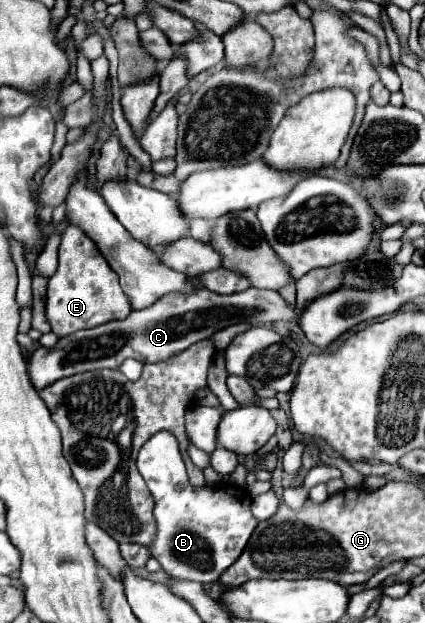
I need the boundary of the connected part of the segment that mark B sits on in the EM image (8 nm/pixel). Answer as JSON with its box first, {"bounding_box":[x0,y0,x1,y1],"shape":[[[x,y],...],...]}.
{"bounding_box":[137,432,257,584],"shape":[[[157,432],[141,450],[137,468],[155,498],[157,534],[149,546],[161,568],[175,576],[201,584],[215,582],[241,556],[257,520],[251,514],[251,494],[241,486],[193,488],[187,480],[185,464],[177,440],[169,432]]]}

